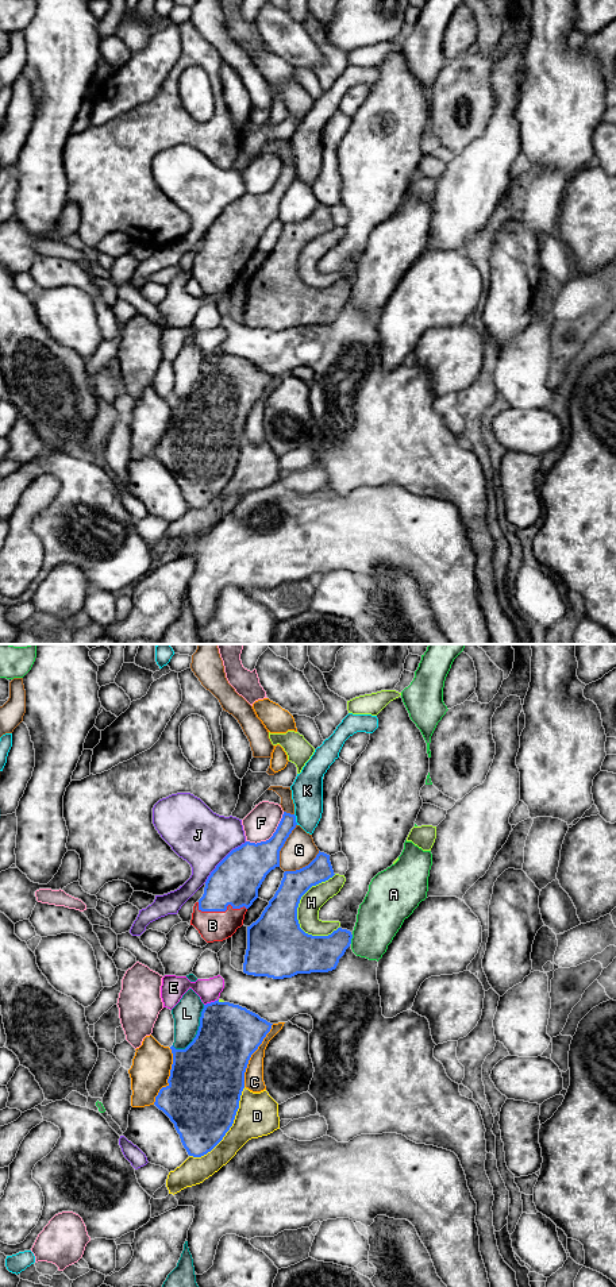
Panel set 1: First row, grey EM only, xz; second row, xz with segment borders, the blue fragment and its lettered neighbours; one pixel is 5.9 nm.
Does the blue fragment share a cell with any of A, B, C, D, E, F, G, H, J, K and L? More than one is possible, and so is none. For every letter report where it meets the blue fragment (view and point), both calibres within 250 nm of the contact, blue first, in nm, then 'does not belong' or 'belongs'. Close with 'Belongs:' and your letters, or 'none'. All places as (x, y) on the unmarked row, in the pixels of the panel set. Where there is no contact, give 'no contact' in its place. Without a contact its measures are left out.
A: meets blue in xz at (351, 289); 220 nm thick on the blue side, 280 nm on the other; does not belong
B: meets blue in xz at (220, 262); 280 nm thick on the blue side, 180 nm on the other; belongs
C: meets blue in xz at (251, 405); 380 nm thick on the blue side, 110 nm on the other; does not belong
D: meets blue in xz at (228, 481); 440 nm thick on the blue side, 240 nm on the other; does not belong
E: meets blue in xz at (211, 354); 360 nm thick on the blue side, 150 nm on the other; does not belong
F: meets blue in xz at (272, 188); 260 nm thick on the blue side, 190 nm on the other; does not belong
G: meets blue in xz at (283, 197); 260 nm thick on the blue side, 190 nm on the other; does not belong
H: meets blue in xz at (300, 250); 280 nm thick on the blue side, 130 nm on the other; does not belong
J: meets blue in xz at (223, 211); 280 nm thick on the blue side, 340 nm on the other; does not belong
K: meets blue in xz at (295, 172); 140 nm thick on the blue side, 190 nm on the other; does not belong
L: meets blue in xz at (197, 382); 400 nm thick on the blue side, 170 nm on the other; does not belong
Belongs: B

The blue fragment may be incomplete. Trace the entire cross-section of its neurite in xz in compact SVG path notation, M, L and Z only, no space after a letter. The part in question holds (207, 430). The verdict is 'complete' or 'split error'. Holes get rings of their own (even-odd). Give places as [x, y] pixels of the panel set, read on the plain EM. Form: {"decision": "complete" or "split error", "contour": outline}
{"decision": "complete", "contour": "M217 351L204 357L193 393L185 401L170 398L169 436L154 456L174 475L189 508L211 504L232 478L249 412L272 377Z"}

